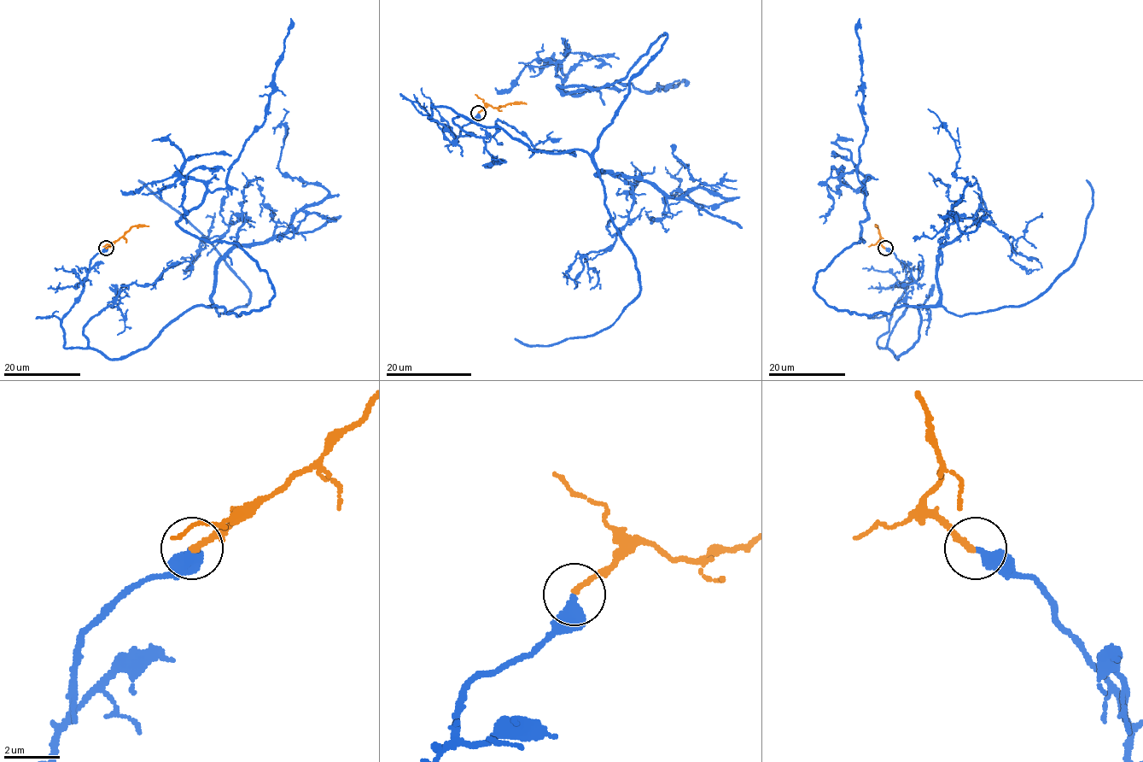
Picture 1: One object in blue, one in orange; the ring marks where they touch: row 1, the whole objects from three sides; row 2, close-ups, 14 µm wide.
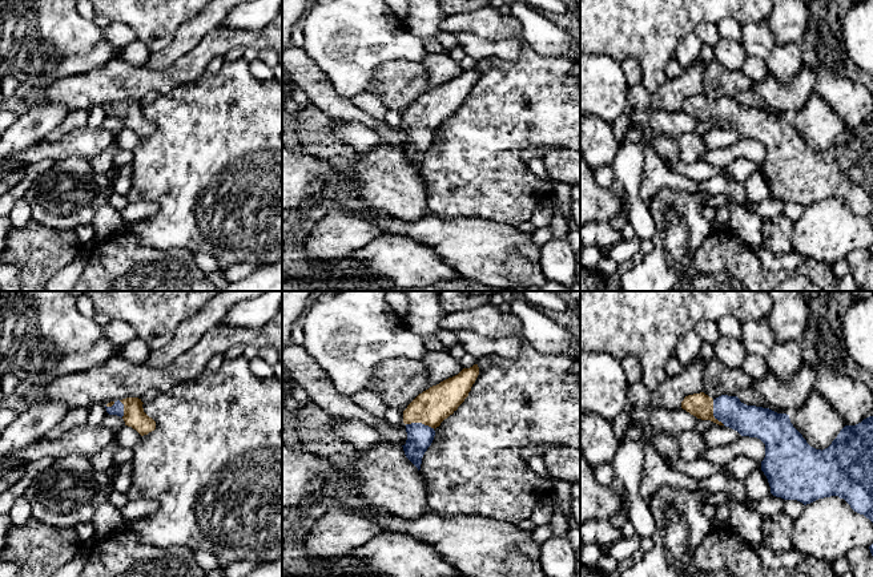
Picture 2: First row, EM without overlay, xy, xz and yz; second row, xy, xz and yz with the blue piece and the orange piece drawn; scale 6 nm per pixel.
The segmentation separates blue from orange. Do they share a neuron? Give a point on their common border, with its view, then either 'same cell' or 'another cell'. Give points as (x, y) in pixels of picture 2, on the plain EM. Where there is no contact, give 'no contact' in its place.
yz (713, 115) | same cell

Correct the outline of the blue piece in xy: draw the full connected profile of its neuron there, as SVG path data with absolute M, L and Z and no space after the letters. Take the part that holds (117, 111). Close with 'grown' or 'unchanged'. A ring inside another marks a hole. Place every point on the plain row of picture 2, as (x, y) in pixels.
M126 100L110 104L105 110L109 117L122 120L125 128L132 129L144 138L156 132L156 124L144 114L142 106L138 100Z | grown

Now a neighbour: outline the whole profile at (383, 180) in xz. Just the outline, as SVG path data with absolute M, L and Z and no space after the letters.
M382 142L371 152L358 154L353 168L342 172L351 177L349 197L367 205L375 211L402 221L415 221L430 213L427 206L429 187L418 170L406 160L401 146Z

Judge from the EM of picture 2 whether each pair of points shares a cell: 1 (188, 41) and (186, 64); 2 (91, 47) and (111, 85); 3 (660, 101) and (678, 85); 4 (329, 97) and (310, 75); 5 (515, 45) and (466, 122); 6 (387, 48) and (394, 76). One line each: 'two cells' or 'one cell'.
1: two cells
2: two cells
3: one cell
4: one cell
5: two cells
6: two cells

